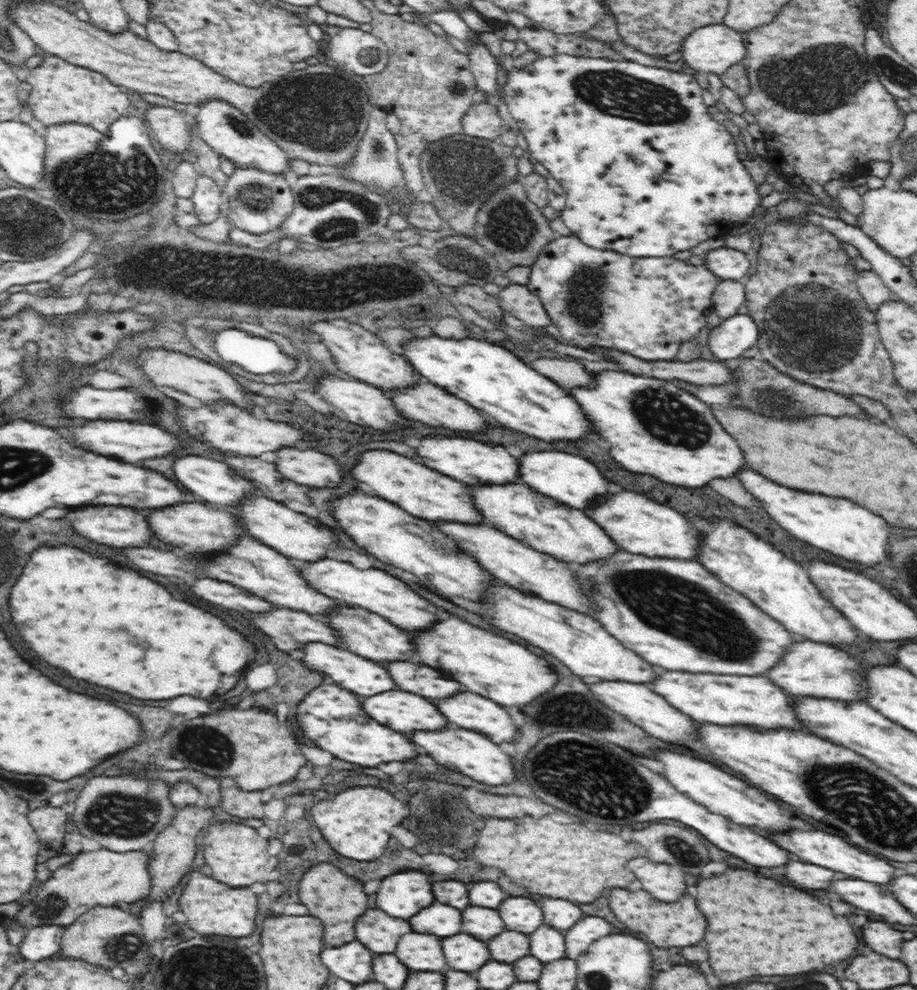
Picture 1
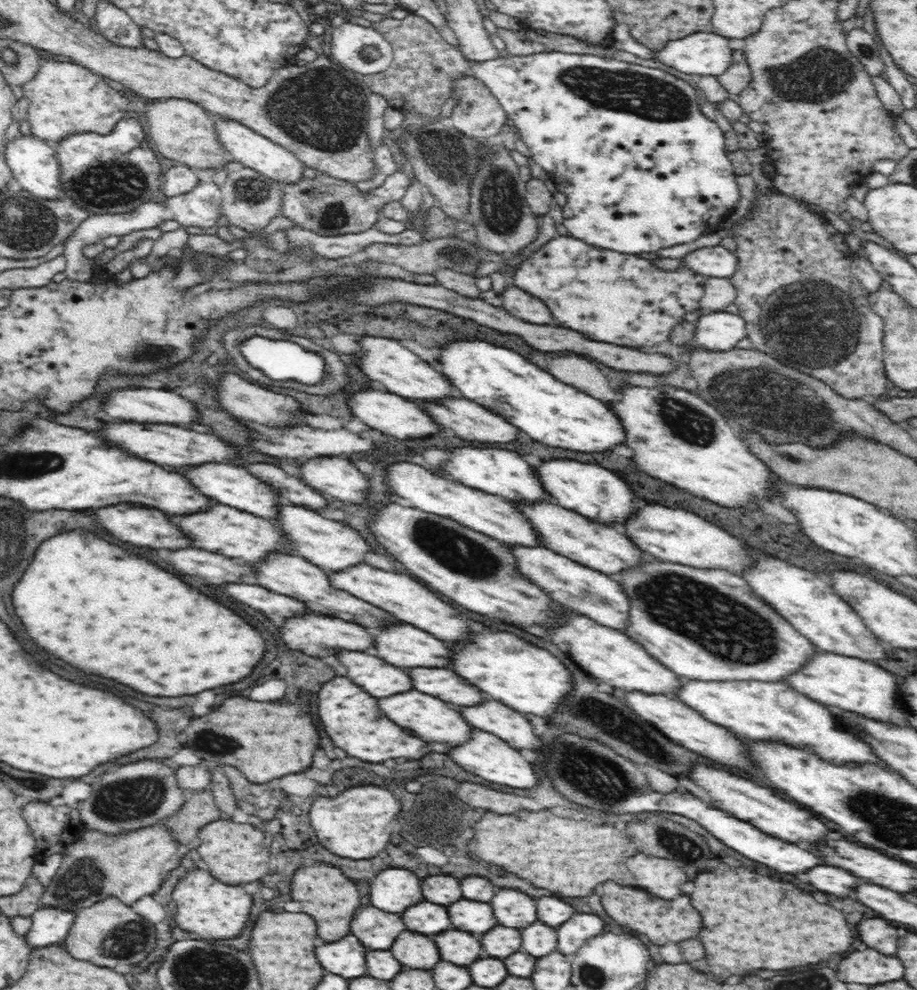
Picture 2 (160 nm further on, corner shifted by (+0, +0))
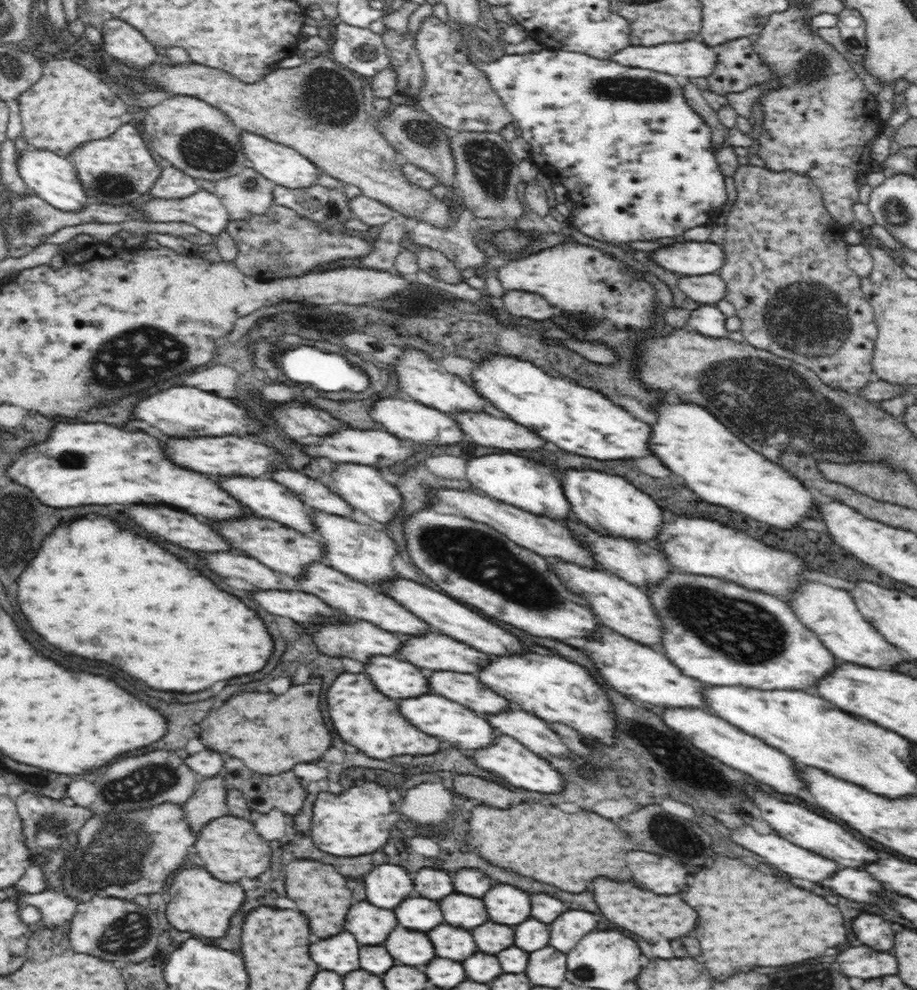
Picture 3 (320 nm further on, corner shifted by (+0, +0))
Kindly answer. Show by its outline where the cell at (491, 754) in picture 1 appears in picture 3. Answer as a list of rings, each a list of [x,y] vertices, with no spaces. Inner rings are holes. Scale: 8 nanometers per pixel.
[[[498,736],[496,744],[492,748],[481,748],[469,752],[469,754],[475,760],[475,764],[484,772],[494,772],[498,780],[504,780],[516,788],[524,788],[530,792],[560,792],[560,790],[564,790],[564,780],[553,767],[553,764],[546,762],[538,754],[526,750],[526,746],[520,746],[512,738]]]

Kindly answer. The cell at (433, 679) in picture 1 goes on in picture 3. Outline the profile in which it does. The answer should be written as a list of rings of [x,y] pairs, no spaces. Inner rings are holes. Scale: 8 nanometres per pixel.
[[[434,672],[430,676],[430,686],[434,694],[460,702],[474,712],[500,714],[502,710],[510,710],[510,702],[494,694],[494,690],[486,690],[486,686],[482,686],[482,682],[472,674]]]

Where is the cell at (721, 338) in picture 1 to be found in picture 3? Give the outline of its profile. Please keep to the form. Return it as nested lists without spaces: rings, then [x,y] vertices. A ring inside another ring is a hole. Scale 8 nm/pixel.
[[[700,303],[695,309],[690,310],[686,327],[708,337],[727,336],[728,332],[723,326],[724,319],[725,316],[716,304]]]

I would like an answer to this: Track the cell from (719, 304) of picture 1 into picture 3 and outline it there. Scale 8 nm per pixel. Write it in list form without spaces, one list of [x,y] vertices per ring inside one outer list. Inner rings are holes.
[[[717,273],[682,275],[677,282],[678,288],[698,304],[715,305],[725,298],[727,286]]]

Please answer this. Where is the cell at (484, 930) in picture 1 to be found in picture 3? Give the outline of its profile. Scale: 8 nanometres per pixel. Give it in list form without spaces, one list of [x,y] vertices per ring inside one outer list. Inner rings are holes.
[[[450,894],[442,898],[440,910],[444,914],[444,920],[456,928],[476,928],[488,920],[484,902],[480,898],[470,898],[464,894]]]

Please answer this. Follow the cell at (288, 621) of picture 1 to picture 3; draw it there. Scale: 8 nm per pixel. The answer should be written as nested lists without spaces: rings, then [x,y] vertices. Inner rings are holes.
[[[370,622],[316,626],[314,642],[328,657],[348,656],[364,664],[370,662],[370,656],[396,654],[398,646],[402,646],[402,640],[396,634],[378,630],[378,626]]]

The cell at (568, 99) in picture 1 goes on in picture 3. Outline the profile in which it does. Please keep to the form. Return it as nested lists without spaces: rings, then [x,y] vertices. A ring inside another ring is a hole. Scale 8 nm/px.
[[[543,49],[539,52],[527,54],[504,55],[500,60],[492,60],[490,64],[478,60],[478,68],[487,74],[491,88],[502,99],[503,105],[511,112],[514,125],[522,138],[530,144],[530,157],[541,169],[548,169],[548,174],[558,174],[568,170],[572,176],[570,184],[563,183],[568,188],[567,196],[574,202],[572,210],[572,222],[580,232],[586,236],[592,236],[600,242],[612,242],[612,244],[626,244],[632,240],[654,240],[654,238],[672,239],[672,236],[680,236],[682,232],[694,228],[694,226],[708,226],[716,210],[726,202],[726,187],[724,176],[718,169],[717,157],[712,147],[713,135],[711,129],[701,117],[686,102],[676,77],[670,74],[659,73],[655,70],[640,70],[640,68],[628,68],[609,59],[598,59],[592,56],[569,52],[566,50]]]

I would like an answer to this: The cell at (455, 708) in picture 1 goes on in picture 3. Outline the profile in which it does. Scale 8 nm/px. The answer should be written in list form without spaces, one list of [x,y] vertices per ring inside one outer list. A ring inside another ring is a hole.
[[[502,712],[488,716],[488,722],[506,736],[516,738],[528,750],[540,754],[542,758],[568,758],[572,752],[558,733],[542,718],[534,718],[528,712]]]

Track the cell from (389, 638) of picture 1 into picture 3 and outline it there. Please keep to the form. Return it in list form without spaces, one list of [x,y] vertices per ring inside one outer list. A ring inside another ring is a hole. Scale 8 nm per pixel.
[[[440,634],[414,636],[406,640],[404,648],[400,650],[400,658],[412,662],[418,668],[452,670],[466,674],[479,673],[482,666],[494,660],[488,654],[474,650],[462,642],[454,642],[452,638]]]

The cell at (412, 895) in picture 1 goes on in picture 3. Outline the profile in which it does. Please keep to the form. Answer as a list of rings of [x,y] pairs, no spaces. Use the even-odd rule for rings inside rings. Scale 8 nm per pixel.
[[[386,864],[370,872],[366,878],[368,902],[380,908],[392,910],[412,892],[412,878],[398,866]]]

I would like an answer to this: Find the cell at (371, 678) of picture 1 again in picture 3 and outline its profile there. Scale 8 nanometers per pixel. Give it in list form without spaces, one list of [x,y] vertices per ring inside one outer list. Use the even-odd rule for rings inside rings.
[[[376,656],[372,662],[366,666],[366,674],[370,680],[376,684],[376,688],[390,696],[390,698],[416,698],[418,694],[426,694],[426,676],[422,670],[418,670],[414,664],[396,660],[392,656]]]

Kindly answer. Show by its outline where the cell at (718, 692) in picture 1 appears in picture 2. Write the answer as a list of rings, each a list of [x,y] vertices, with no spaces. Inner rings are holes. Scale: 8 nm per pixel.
[[[690,680],[676,691],[675,698],[697,710],[706,720],[726,726],[750,740],[774,739],[791,747],[809,748],[826,762],[842,766],[848,763],[886,766],[875,750],[860,737],[846,734],[826,706],[794,692],[782,682],[696,682]]]

